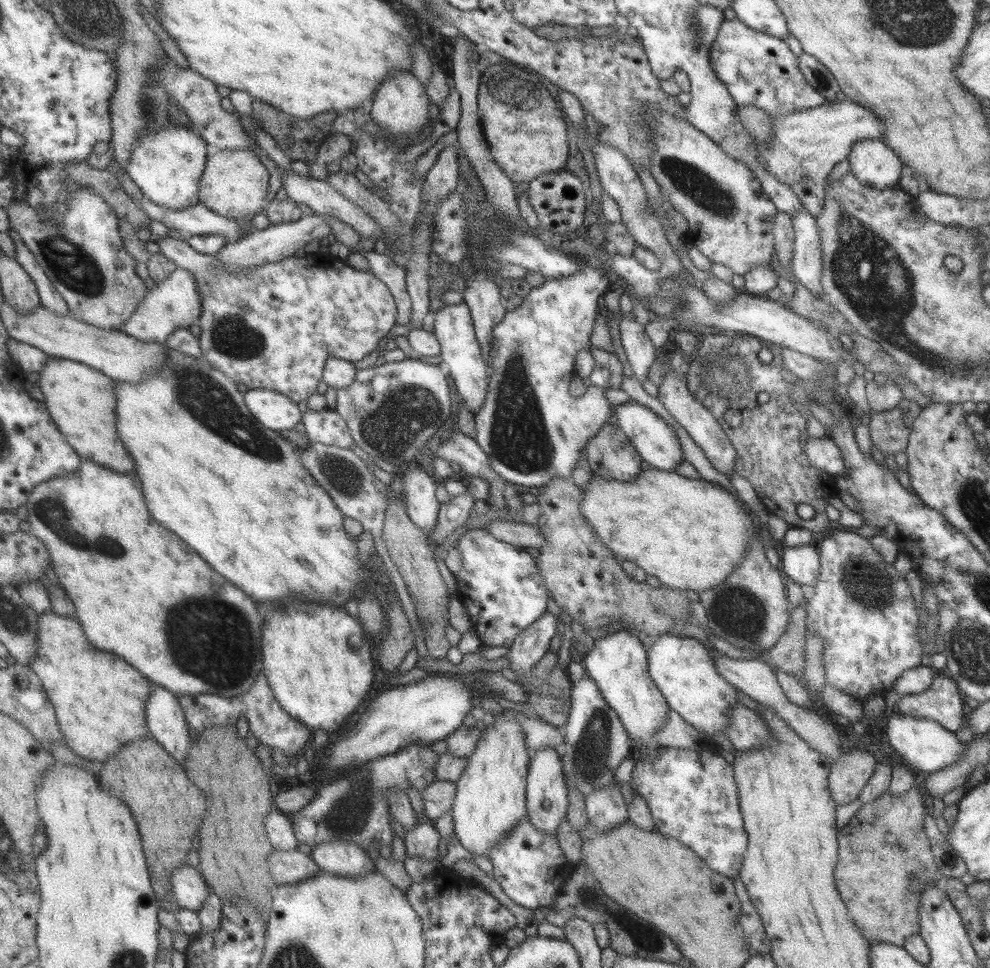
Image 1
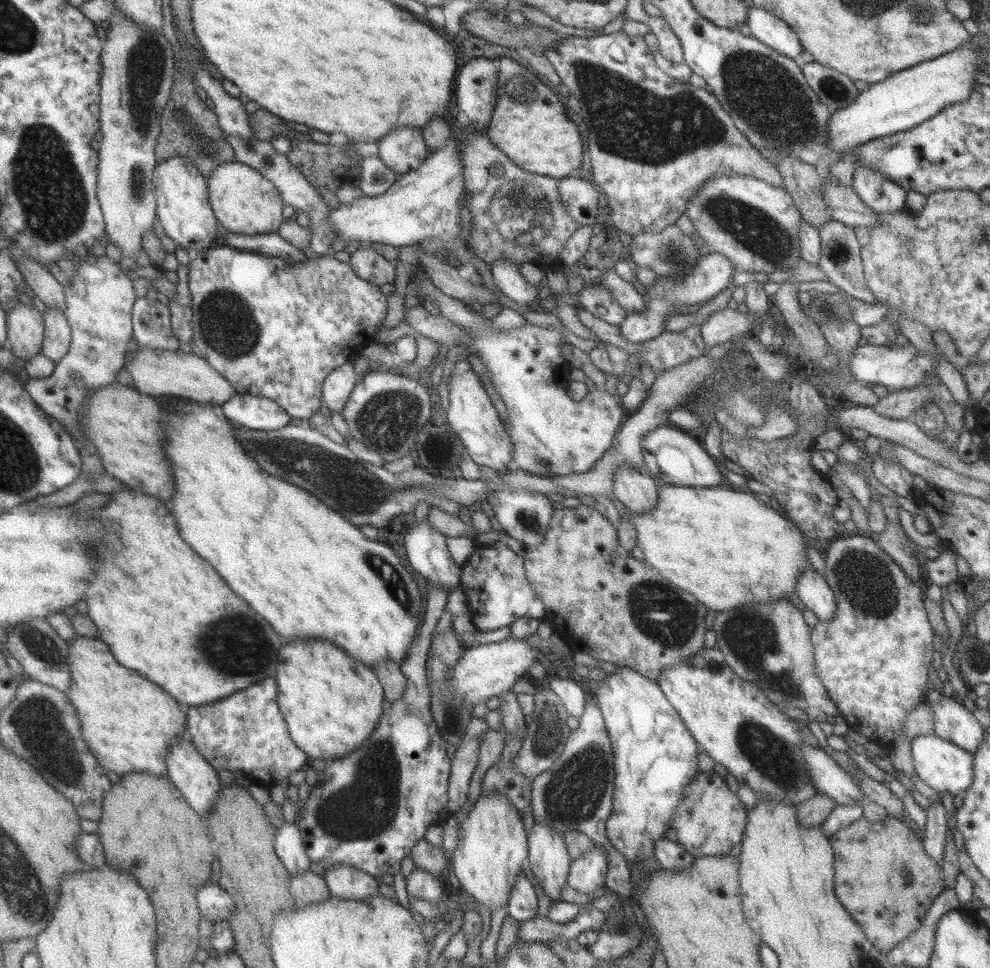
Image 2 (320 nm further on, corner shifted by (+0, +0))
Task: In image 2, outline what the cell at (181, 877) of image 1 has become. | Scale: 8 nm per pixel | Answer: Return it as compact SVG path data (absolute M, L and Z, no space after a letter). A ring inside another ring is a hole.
M209 881L195 893L195 900L201 917L213 924L226 921L234 910L232 897L218 885L209 884Z

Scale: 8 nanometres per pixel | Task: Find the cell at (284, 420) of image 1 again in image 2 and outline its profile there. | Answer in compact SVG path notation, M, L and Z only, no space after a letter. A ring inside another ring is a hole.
M235 393L220 407L227 419L251 431L279 430L290 422L279 405L261 396Z

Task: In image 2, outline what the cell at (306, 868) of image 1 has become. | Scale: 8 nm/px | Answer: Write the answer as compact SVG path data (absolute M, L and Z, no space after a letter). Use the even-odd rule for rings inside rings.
M309 870L301 875L291 875L287 881L287 890L299 906L325 903L330 898L323 878Z

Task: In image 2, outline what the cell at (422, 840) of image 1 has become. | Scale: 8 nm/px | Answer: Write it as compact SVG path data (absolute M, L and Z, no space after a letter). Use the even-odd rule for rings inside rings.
M414 867L414 870L405 878L405 887L408 899L419 899L424 903L439 903L447 886L433 879L428 872Z

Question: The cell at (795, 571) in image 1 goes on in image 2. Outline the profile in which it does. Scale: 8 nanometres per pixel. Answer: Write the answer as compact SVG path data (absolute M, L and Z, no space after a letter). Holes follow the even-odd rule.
M811 565L806 566L797 577L795 590L799 600L818 621L831 620L834 617L836 609L834 594L824 577L815 573Z

